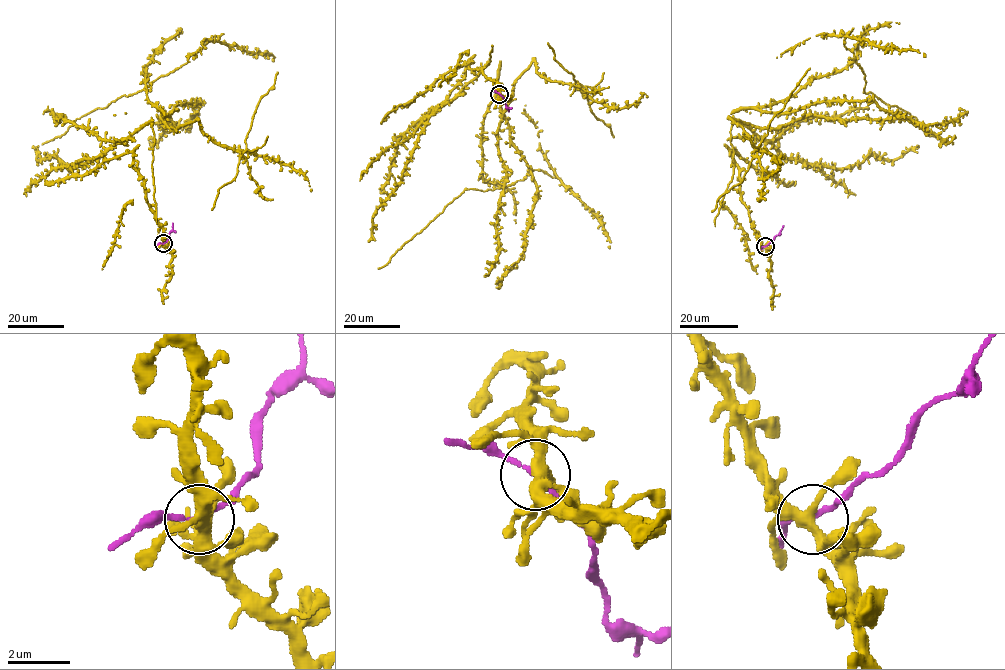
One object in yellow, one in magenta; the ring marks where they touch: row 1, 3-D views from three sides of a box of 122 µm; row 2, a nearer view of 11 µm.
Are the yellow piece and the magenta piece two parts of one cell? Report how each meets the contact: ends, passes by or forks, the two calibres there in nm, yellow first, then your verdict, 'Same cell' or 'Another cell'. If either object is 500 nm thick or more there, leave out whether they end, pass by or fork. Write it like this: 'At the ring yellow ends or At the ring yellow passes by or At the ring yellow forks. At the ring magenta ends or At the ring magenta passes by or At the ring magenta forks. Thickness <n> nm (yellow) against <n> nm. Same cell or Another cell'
At the ring yellow forks. At the ring magenta passes by. Thickness 320 nm (yellow) against 160 nm. Same cell

